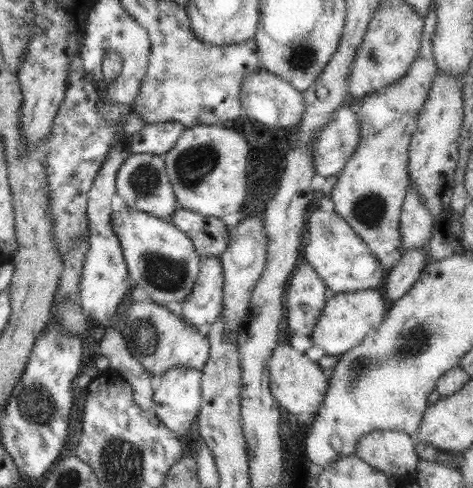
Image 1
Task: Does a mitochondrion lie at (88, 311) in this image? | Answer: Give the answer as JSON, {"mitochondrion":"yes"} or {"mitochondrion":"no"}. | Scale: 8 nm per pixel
{"mitochondrion":"no"}

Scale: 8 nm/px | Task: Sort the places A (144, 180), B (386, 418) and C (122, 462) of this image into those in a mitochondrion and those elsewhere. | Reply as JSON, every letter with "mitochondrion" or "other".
{"A":"mitochondrion","B":"other","C":"mitochondrion"}

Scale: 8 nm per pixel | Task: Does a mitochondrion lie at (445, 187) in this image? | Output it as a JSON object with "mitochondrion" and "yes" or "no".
{"mitochondrion":"no"}

